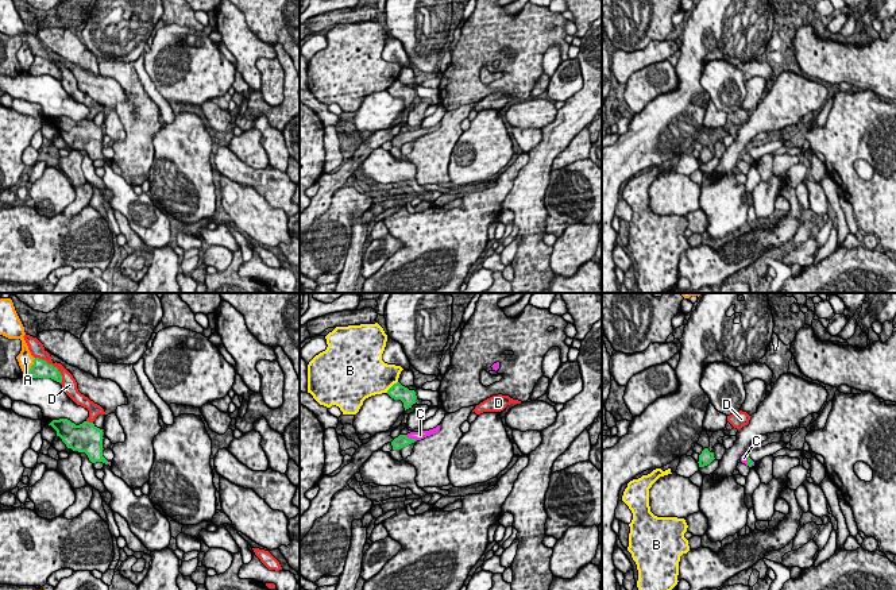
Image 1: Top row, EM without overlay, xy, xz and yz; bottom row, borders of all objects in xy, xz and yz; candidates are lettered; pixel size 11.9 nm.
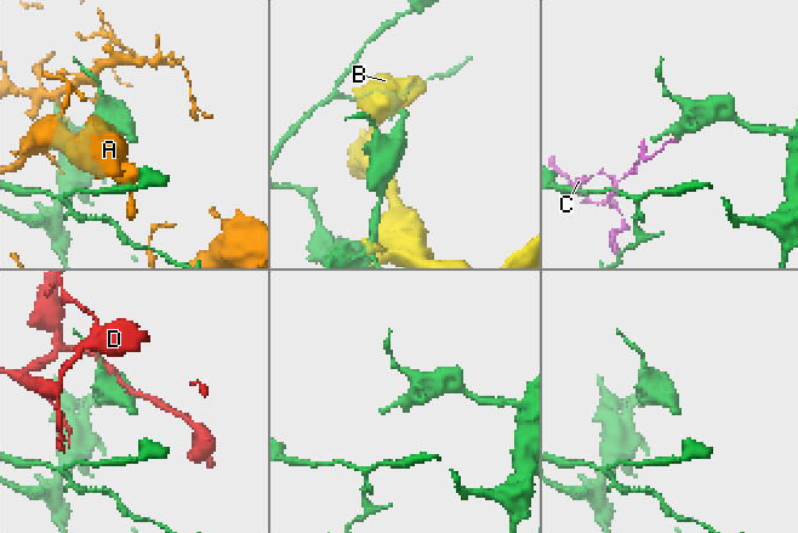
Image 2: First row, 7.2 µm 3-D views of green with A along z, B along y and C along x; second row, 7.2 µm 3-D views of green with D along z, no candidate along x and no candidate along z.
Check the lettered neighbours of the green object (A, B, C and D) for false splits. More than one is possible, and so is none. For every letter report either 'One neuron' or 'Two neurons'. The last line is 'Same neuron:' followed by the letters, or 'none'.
A: Two neurons
B: Two neurons
C: One neuron
D: Two neurons
Same neuron: C

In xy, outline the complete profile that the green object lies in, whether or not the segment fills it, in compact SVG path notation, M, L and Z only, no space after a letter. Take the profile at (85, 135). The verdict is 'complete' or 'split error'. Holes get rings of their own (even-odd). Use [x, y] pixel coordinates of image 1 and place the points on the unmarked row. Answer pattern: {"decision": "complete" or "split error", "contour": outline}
{"decision": "complete", "contour": "M67 116L53 117L51 123L57 128L57 134L62 136L67 146L85 150L92 161L109 159L103 154L103 127L93 120L84 119L76 123Z"}

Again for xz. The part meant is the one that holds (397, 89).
{"decision": "complete", "contour": "M399 80L394 81L389 88L387 92L394 97L401 97L403 100L405 108L412 105L416 101L417 93L414 88L409 88L408 85L402 84Z"}

